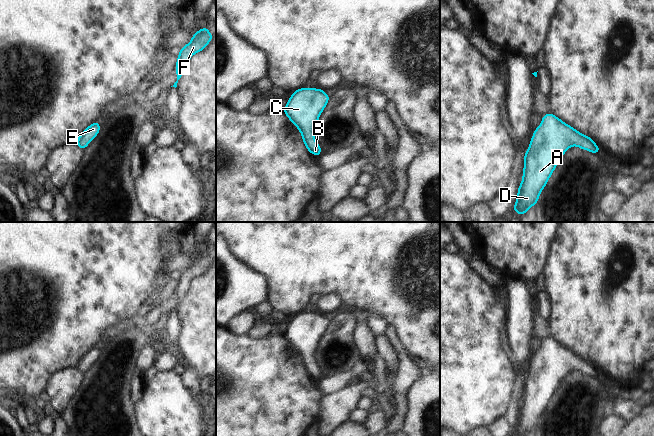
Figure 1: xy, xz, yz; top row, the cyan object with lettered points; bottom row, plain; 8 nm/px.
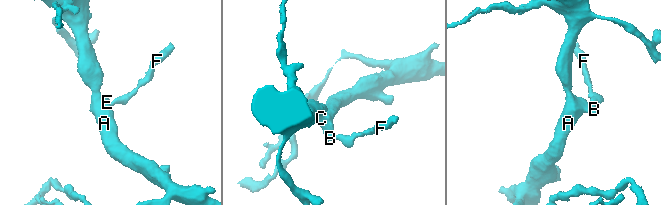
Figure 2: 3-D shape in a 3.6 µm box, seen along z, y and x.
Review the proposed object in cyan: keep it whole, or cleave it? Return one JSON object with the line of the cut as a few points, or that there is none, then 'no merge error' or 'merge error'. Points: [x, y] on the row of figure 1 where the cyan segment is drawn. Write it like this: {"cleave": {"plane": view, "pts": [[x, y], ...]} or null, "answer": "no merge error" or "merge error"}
{"cleave": null, "answer": "no merge error"}

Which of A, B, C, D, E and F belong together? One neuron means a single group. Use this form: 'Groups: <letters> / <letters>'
Groups: A B C D E F.

